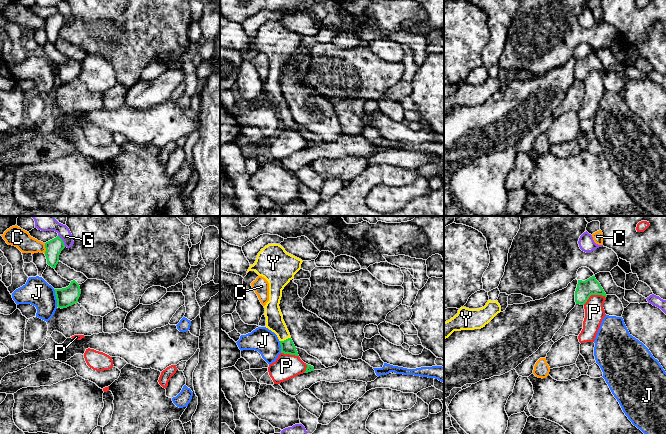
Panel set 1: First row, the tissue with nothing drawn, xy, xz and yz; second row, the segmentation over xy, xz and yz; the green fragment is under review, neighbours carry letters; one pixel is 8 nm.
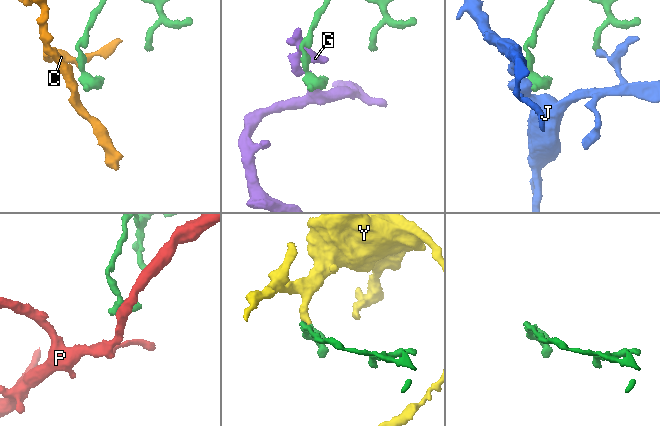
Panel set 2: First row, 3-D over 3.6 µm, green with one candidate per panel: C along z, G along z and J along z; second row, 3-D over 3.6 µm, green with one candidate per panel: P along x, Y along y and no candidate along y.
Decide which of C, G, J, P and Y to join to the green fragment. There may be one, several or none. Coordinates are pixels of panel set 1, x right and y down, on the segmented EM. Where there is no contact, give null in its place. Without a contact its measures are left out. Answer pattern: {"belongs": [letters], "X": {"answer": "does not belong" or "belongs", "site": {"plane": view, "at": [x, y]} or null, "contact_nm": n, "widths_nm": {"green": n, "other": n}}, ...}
{"belongs": ["Y"], "C": {"answer": "does not belong", "site": {"plane": "xy", "at": [45, 247]}, "contact_nm": 90, "widths_nm": {"green": 130, "other": 150}}, "G": {"answer": "does not belong", "site": {"plane": "xy", "at": [62, 241]}, "contact_nm": 110, "widths_nm": {"green": 130, "other": 160}}, "J": {"answer": "does not belong", "site": {"plane": "xy", "at": [56, 298]}, "contact_nm": 150, "widths_nm": {"green": 150, "other": 220}}, "P": {"answer": "does not belong", "site": {"plane": "yz", "at": [593, 294]}, "contact_nm": 200, "widths_nm": {"green": 140, "other": 160}}, "Y": {"answer": "belongs", "site": {"plane": "xz", "at": [286, 339]}, "contact_nm": 90, "widths_nm": {"green": 110, "other": 140}}}

